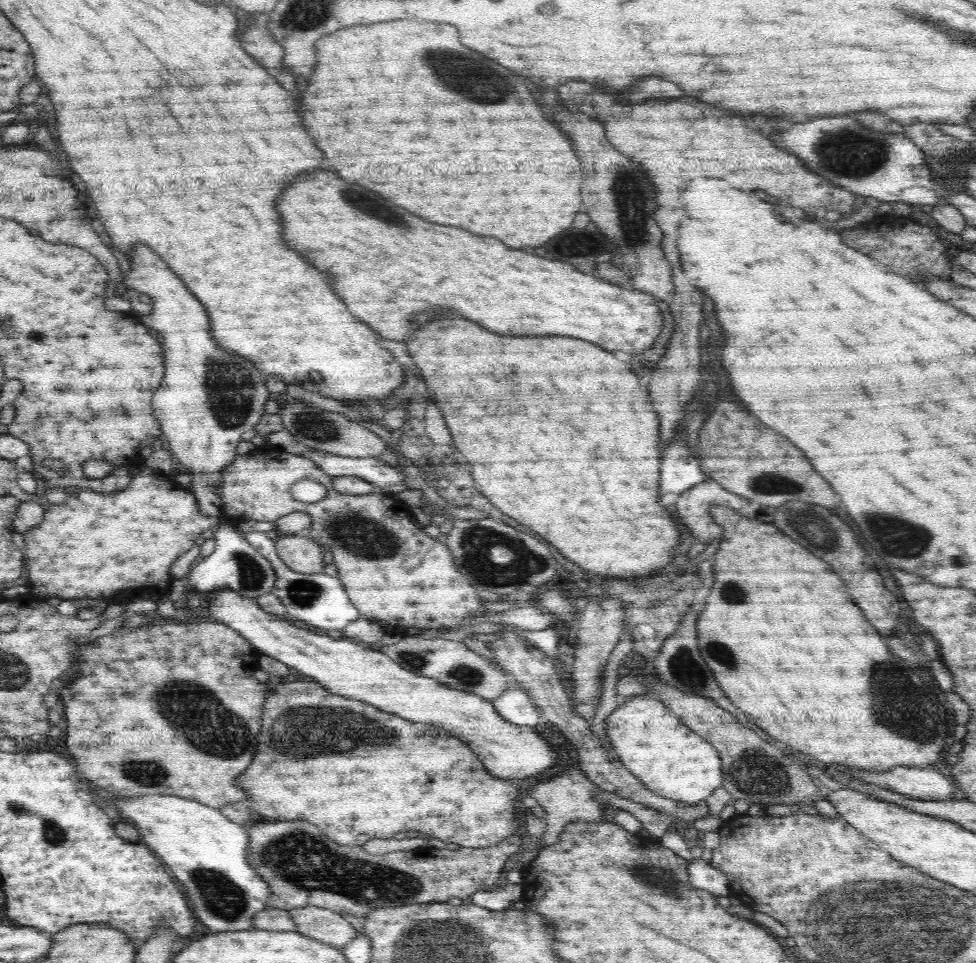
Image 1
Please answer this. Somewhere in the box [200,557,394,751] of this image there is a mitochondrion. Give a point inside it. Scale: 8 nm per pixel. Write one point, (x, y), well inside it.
(303, 594)

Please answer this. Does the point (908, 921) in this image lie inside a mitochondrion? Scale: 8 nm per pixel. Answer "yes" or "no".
yes

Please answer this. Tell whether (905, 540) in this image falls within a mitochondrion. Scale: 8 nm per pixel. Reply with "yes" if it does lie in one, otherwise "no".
yes

